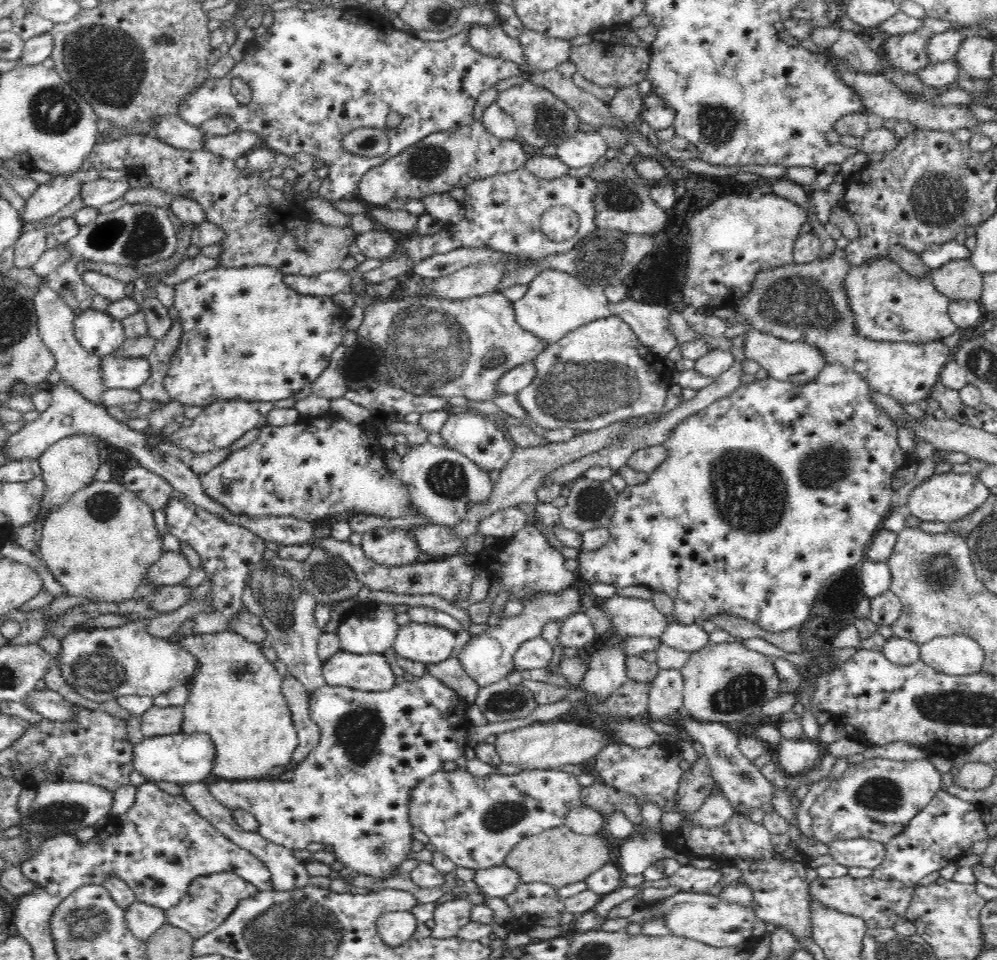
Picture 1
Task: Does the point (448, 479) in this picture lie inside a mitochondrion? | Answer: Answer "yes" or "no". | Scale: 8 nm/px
yes

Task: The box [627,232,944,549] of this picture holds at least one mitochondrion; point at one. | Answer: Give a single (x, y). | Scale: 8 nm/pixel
(740, 481)

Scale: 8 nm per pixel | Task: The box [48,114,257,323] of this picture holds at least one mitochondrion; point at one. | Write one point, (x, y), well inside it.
(143, 236)

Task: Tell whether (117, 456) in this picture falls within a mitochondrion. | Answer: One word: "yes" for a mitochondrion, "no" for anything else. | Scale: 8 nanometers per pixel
no

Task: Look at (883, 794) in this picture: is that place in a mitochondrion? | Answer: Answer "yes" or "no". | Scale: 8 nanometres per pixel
yes

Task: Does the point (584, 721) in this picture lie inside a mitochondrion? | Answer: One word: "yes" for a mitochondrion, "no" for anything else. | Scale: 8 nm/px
no

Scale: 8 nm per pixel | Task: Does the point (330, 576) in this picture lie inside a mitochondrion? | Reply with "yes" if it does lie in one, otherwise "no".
yes

